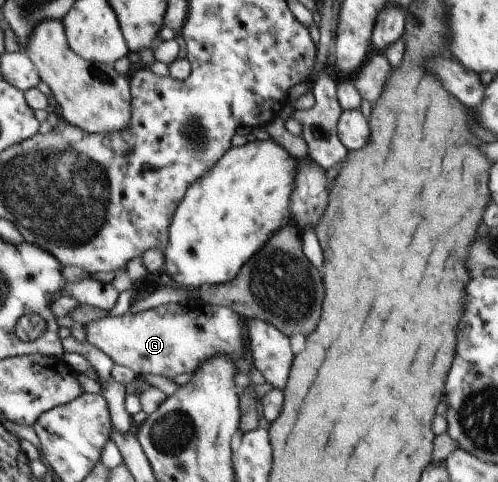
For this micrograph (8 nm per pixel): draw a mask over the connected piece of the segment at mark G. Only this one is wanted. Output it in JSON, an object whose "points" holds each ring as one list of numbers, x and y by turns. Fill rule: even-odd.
{"points":[[193,302,185,305,166,304,154,309,133,314,133,312,120,313,116,318,111,316,91,322,86,328,86,340,102,352,105,352,114,363,130,367,138,375,153,374,165,377,177,376,184,372,196,372,210,357,218,353,236,358,243,356,243,334,241,334,241,317,232,308,220,305,210,305,206,302]]}

